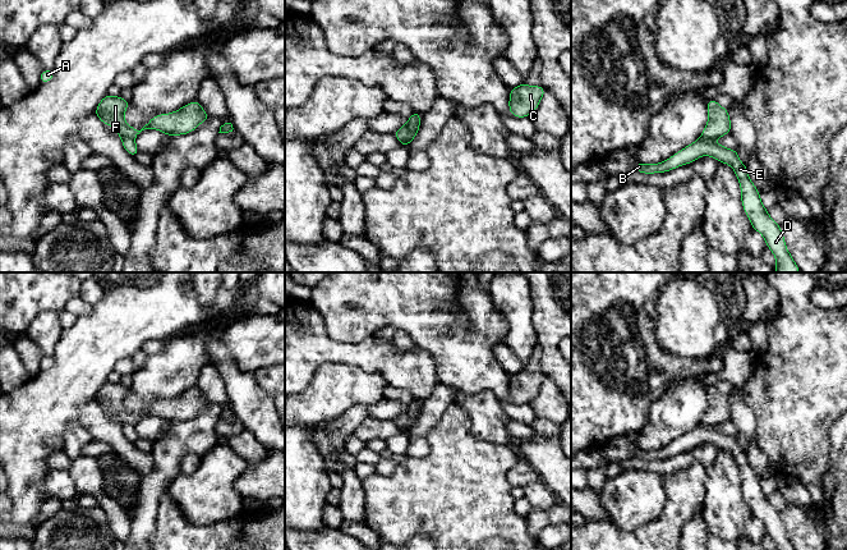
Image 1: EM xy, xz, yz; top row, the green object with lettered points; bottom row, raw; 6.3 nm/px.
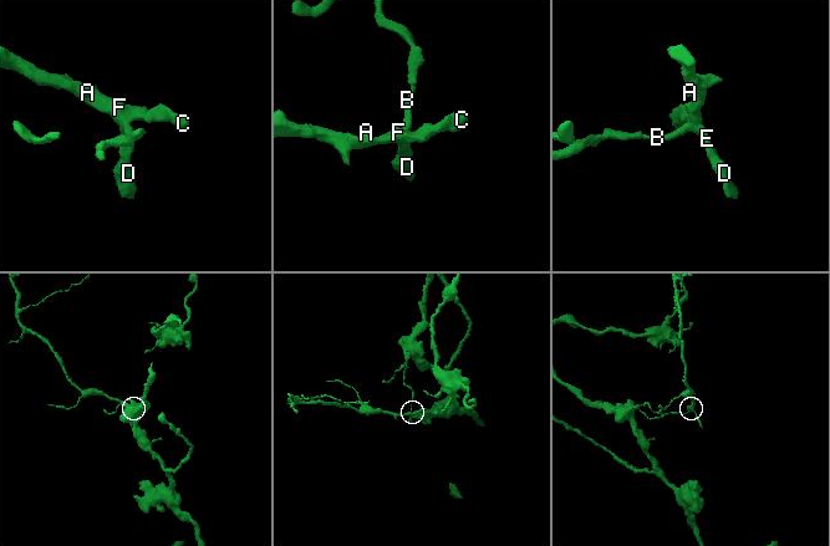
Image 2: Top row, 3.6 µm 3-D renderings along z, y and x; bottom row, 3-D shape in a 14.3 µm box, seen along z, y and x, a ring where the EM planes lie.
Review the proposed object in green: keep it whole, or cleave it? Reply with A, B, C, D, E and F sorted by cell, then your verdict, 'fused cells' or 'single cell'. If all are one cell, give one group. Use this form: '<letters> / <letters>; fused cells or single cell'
A C F / B D E; fused cells

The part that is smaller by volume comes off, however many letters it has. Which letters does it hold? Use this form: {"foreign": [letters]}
{"foreign": ["A", "C", "F"]}

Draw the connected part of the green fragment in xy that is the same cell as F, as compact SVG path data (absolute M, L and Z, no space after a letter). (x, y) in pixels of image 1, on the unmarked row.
M106 381L96 394L95 402L118 417L120 425L135 425L144 416L157 416L172 423L188 421L208 407L202 391L195 386L179 397L169 400L160 400L152 404L141 417L132 414L124 405L124 399L129 394L129 388L120 382Z

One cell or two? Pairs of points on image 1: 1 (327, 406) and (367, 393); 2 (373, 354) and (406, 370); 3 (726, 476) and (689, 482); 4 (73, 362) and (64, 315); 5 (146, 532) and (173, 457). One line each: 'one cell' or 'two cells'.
1: one cell
2: one cell
3: two cells
4: two cells
5: one cell

